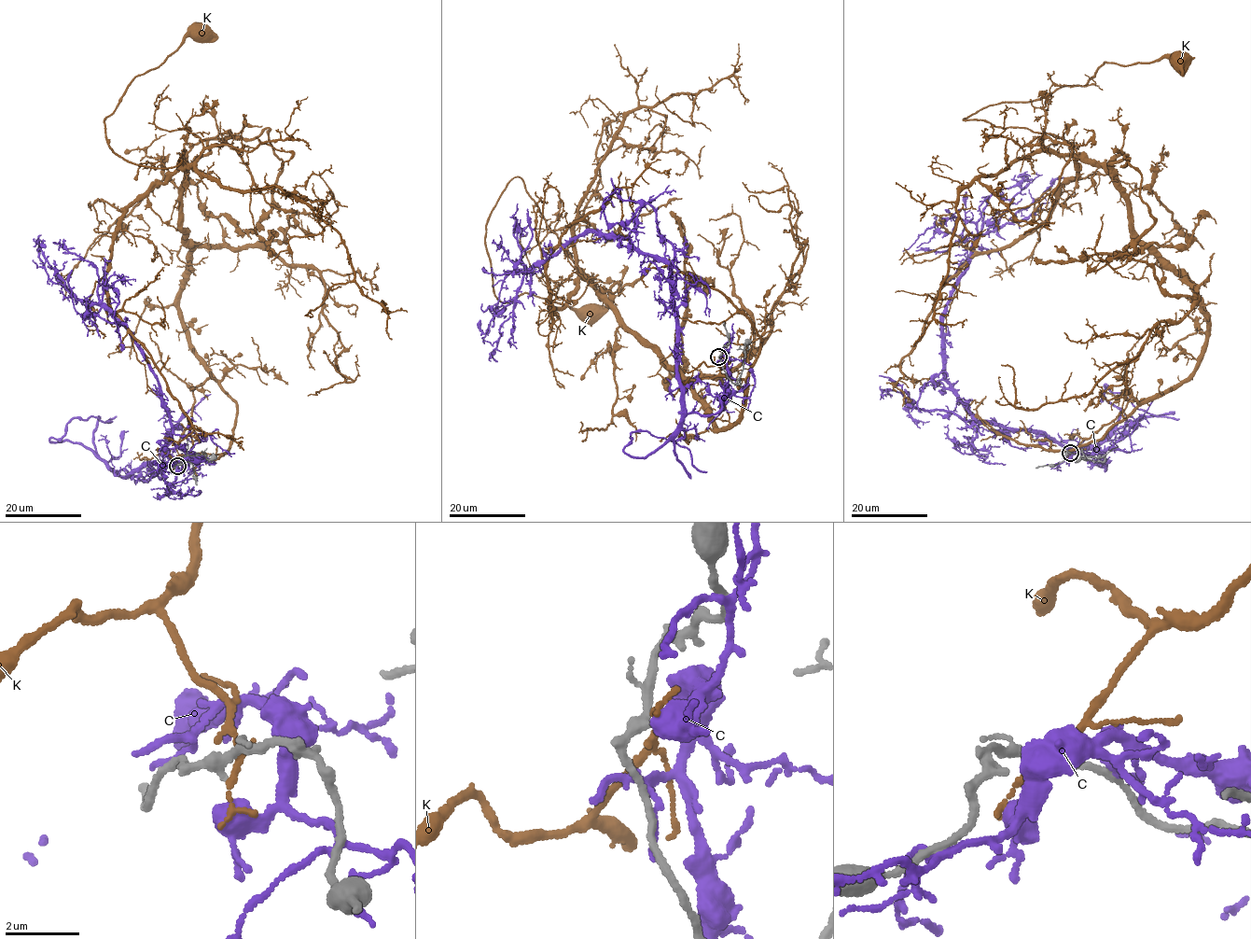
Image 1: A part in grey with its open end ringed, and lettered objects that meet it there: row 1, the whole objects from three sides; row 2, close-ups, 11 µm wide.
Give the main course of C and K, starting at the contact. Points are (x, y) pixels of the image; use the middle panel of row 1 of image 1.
C: (722, 365), (719, 411), (688, 413), (668, 263), (598, 231), (525, 273), (497, 361)
K: (722, 354), (745, 392), (720, 428), (511, 178), (486, 224), (494, 295), (590, 314)

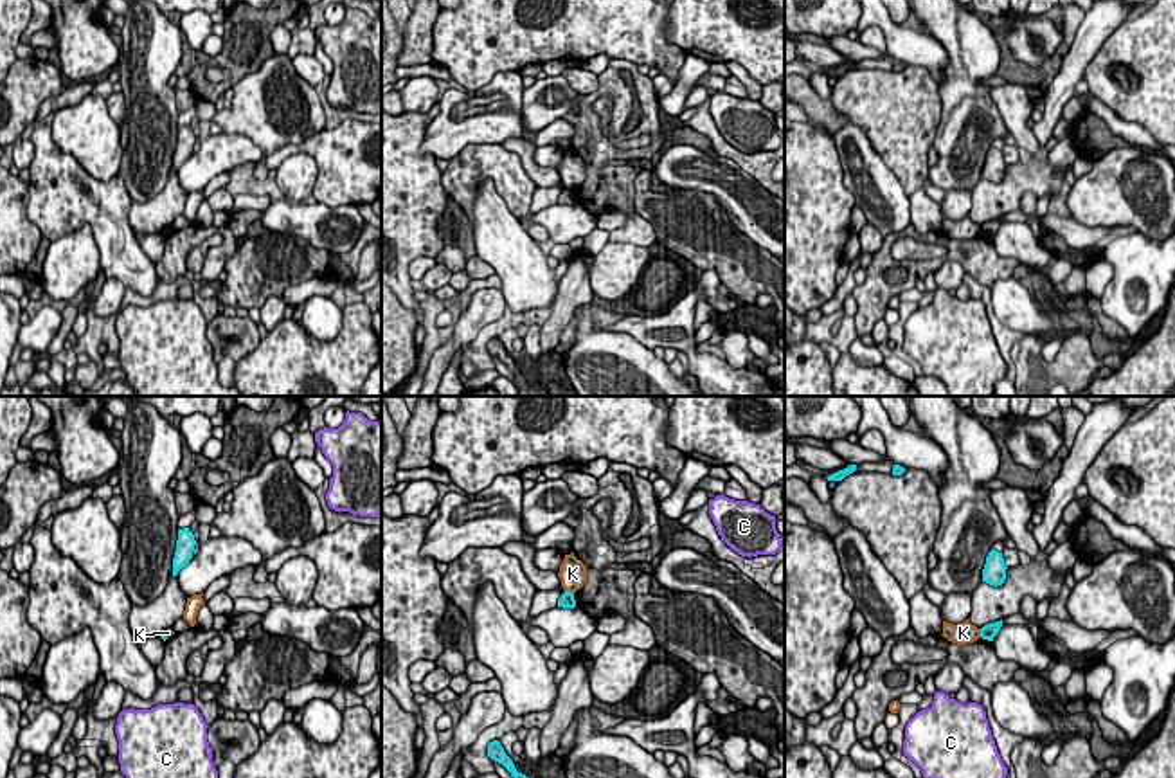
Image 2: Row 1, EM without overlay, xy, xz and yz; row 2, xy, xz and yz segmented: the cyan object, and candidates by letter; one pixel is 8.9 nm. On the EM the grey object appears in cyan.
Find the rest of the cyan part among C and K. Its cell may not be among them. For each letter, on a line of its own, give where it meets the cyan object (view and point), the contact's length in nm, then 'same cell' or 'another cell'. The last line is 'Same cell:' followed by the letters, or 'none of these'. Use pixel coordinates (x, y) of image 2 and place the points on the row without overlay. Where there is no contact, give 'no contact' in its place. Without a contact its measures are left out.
C: no contact | another cell
K: xz (567, 188) | 90 nm | another cell
Same cell: none of these

